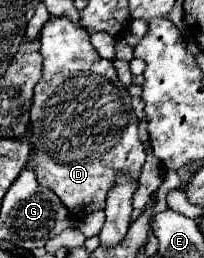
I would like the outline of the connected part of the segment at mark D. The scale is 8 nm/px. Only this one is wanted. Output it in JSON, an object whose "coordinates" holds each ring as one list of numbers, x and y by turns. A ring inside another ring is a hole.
{"coordinates":[[50,17,40,31,40,55,44,57,42,79,34,87,34,99,30,109,30,119,34,127,32,139,34,147,32,165,38,177,38,183,50,187,60,201,74,213,74,217,90,215,98,209,104,209,104,201,118,173,126,171,132,177,140,177,140,169,146,161,144,145,138,137,138,119,132,111,130,95,120,83,112,61,102,59,90,43,88,31,72,23,68,17]]}

